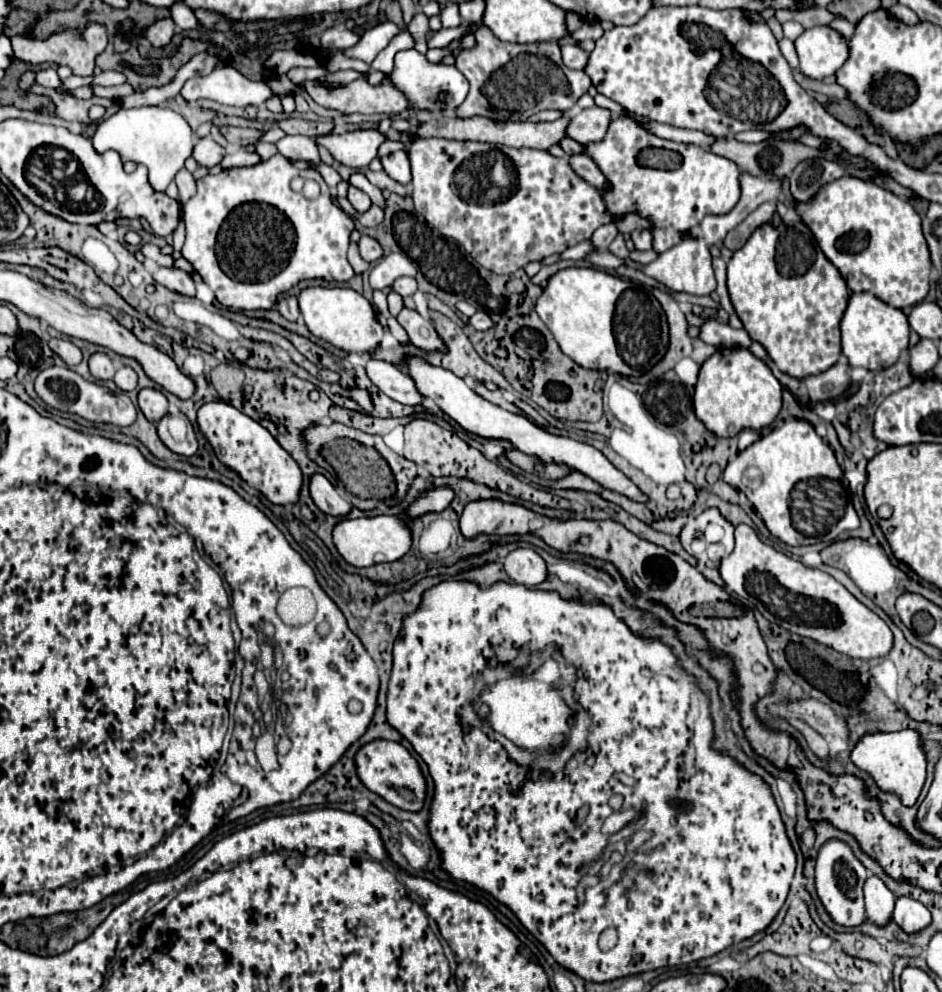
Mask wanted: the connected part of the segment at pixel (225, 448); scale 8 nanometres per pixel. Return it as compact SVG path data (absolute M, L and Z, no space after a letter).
M224 401L204 403L198 411L198 427L212 445L216 457L252 489L260 491L274 505L294 505L302 489L302 471L298 463L278 445L278 441L254 419Z

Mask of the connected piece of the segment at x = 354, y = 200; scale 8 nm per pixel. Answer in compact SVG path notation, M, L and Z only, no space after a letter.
M350 187L348 189L348 201L352 203L352 207L358 211L358 213L364 213L364 211L368 211L370 209L370 197L364 193L364 191L360 191L360 189L356 189L356 187Z

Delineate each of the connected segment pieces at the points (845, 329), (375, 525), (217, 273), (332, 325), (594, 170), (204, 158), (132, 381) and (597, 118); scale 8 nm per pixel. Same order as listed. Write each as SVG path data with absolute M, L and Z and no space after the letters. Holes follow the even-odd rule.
M854 293L840 323L842 329L842 353L852 367L864 367L878 371L894 365L904 349L908 349L908 319L900 309L894 309L870 293Z
M378 515L344 519L334 527L334 545L346 563L354 567L370 567L374 563L392 563L408 553L412 545L412 535L402 515Z
M280 153L252 167L224 169L218 175L198 179L198 193L184 203L184 223L186 243L182 247L182 257L192 263L196 273L208 283L208 287L214 289L216 299L230 309L272 309L280 293L290 291L304 279L348 281L354 277L346 259L350 233L354 231L350 215L332 203L328 185L316 169L296 169ZM294 177L314 179L320 185L320 195L310 201L292 191L290 181Z
M306 287L302 289L298 301L310 333L318 339L324 339L342 351L356 355L368 355L380 347L384 325L378 321L378 313L374 311L372 303L360 293L346 287Z
M576 153L576 155L570 155L568 157L568 163L572 167L572 171L582 177L586 183L590 183L592 187L596 189L606 189L606 179L602 177L600 169L594 165L594 161L590 161L590 157L582 155L582 153Z
M202 137L202 139L196 139L196 145L194 145L194 151L192 151L192 157L196 159L198 165L202 167L214 167L222 161L222 157L226 155L226 149L220 147L218 143L212 141L212 137Z
M120 367L114 375L114 383L122 391L132 391L132 389L136 389L136 373L130 367Z
M592 107L584 109L578 115L570 117L570 123L566 127L566 137L572 137L574 141L586 145L588 141L602 141L606 135L606 125L610 125L610 111Z

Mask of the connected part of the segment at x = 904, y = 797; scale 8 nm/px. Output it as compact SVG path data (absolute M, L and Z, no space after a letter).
M904 729L898 733L866 735L854 747L852 761L858 765L858 769L866 771L874 779L878 789L898 795L904 805L916 803L926 779L926 757L924 757L924 751L920 749L920 737L916 731Z

